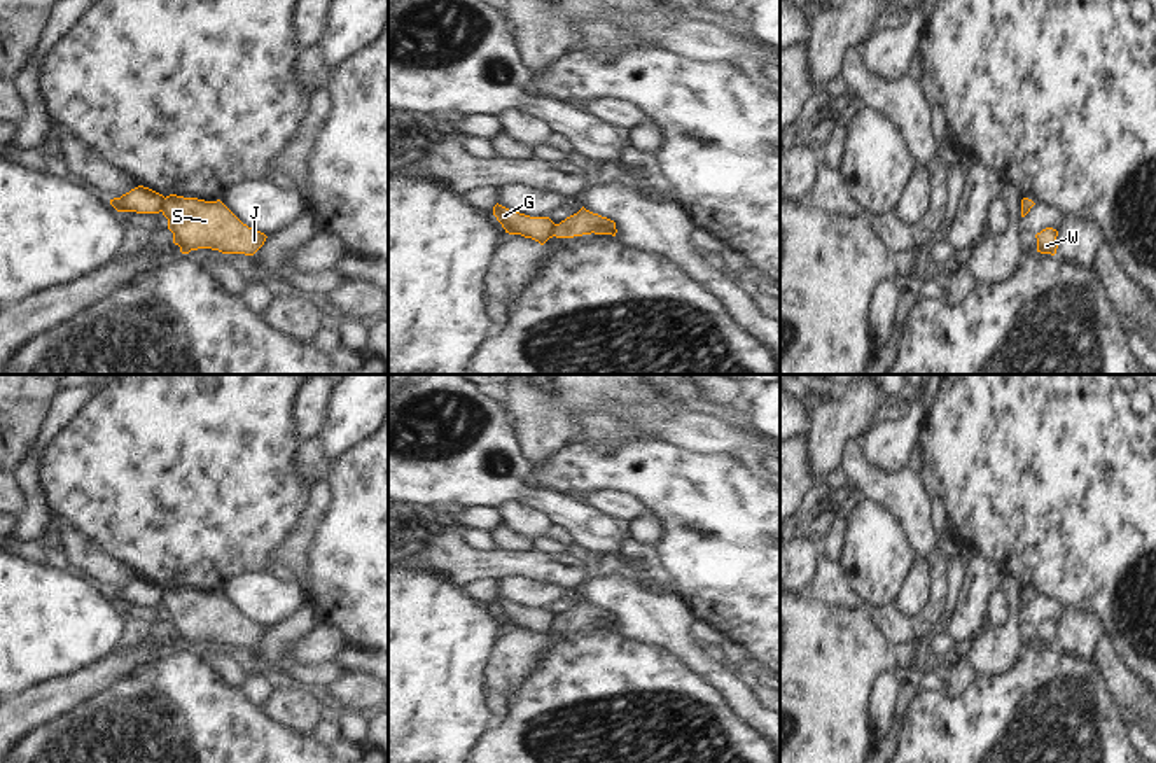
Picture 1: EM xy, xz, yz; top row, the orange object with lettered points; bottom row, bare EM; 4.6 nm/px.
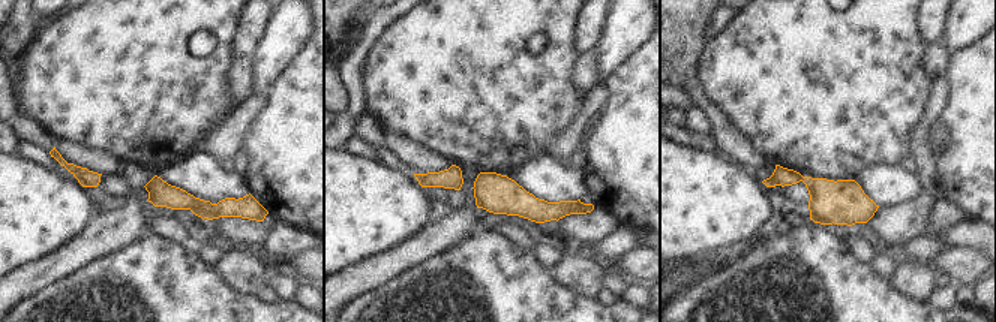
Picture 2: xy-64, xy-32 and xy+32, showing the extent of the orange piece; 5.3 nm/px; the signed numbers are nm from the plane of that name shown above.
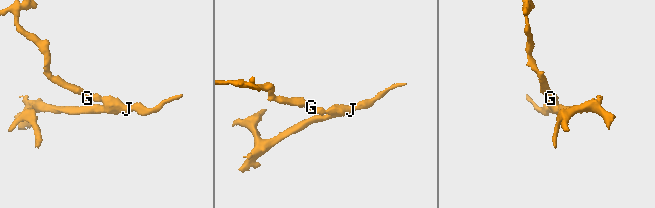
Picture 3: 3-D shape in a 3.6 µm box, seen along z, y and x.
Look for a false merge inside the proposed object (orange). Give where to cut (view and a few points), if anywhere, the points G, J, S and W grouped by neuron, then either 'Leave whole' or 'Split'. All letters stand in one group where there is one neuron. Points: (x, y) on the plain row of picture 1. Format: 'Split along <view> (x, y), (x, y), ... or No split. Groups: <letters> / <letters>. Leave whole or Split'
Split along xy (165, 590), (160, 602). Groups: G / J S W. Split.

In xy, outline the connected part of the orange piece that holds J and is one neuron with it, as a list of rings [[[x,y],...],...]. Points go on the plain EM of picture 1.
[[[170,586],[161,604],[182,646],[212,640],[222,646],[254,648],[268,630],[243,616],[220,592],[205,593]]]

